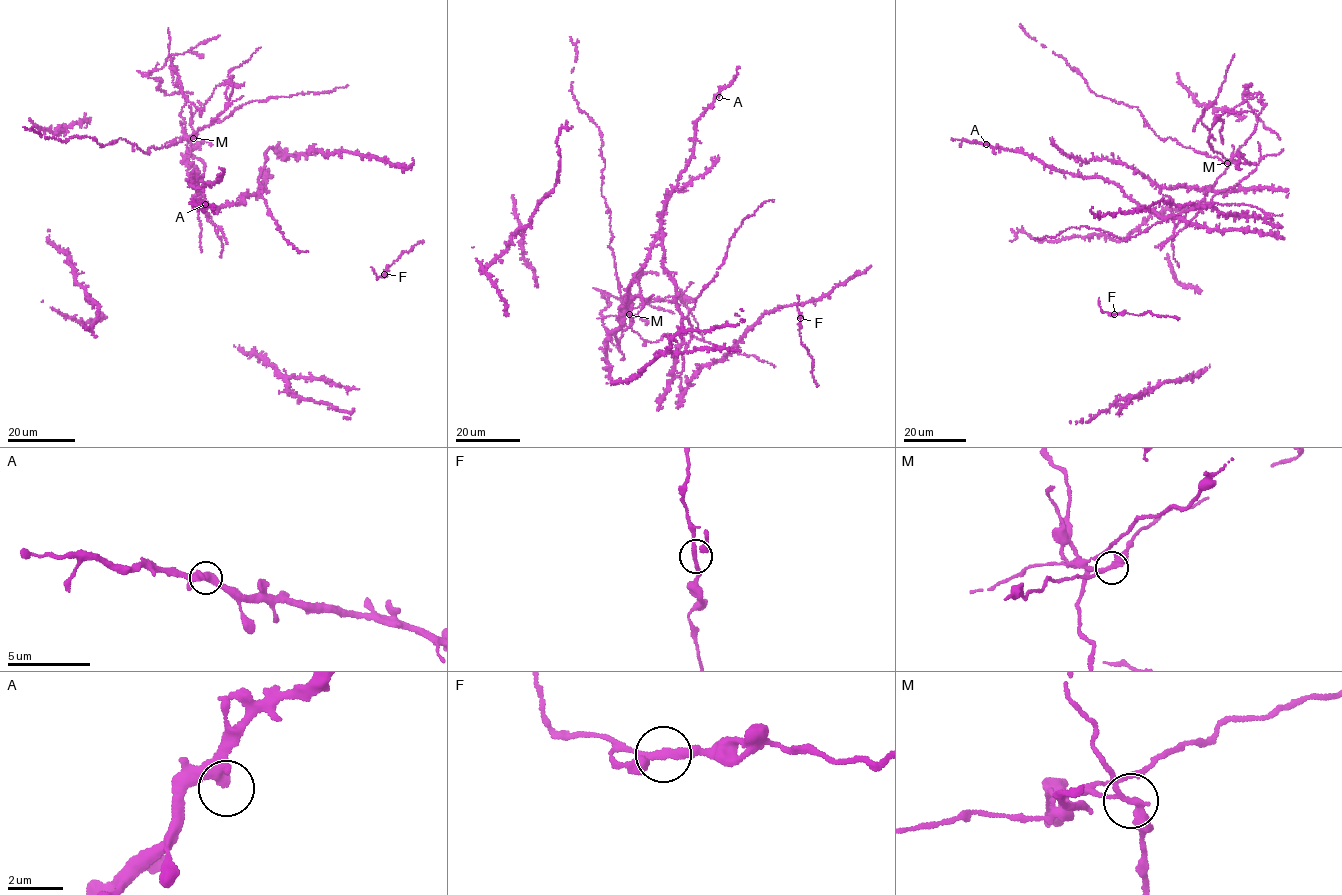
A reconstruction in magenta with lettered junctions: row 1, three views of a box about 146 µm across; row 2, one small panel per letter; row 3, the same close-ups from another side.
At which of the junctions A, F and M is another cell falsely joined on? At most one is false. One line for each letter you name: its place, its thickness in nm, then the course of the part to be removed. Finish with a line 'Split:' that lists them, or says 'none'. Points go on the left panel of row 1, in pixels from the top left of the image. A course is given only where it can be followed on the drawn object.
M: (193, 138) | 220 nm
Split: M

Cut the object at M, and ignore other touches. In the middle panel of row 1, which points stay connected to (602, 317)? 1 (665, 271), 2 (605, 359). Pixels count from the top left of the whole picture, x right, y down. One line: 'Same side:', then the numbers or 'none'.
Same side: none

